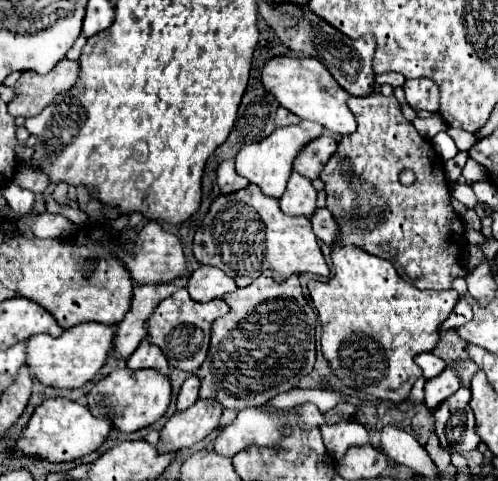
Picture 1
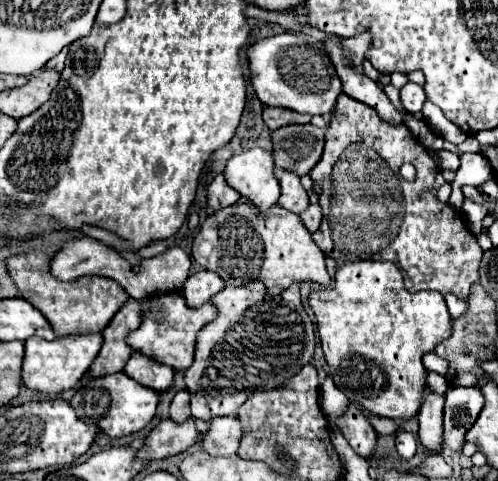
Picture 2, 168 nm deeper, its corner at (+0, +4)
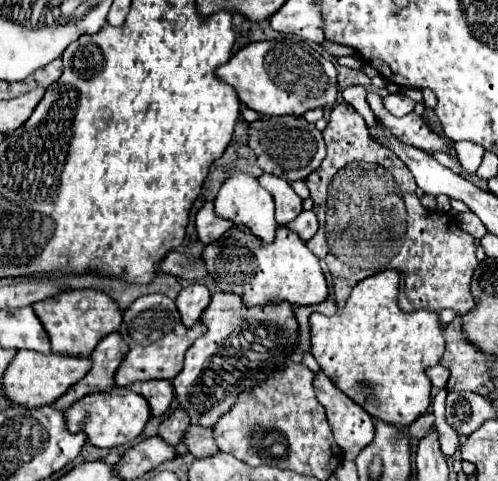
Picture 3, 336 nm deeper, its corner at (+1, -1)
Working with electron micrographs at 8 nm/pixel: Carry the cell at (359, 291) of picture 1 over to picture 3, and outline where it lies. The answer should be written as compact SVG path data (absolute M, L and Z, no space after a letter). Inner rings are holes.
M387 269L355 285L347 305L333 317L313 313L309 319L311 355L321 365L321 371L373 419L381 419L397 427L407 427L429 409L431 381L425 371L427 367L433 367L441 361L441 355L445 351L445 337L439 327L439 315L435 311L419 309L413 313L403 313L397 305L397 293L399 273L395 269Z

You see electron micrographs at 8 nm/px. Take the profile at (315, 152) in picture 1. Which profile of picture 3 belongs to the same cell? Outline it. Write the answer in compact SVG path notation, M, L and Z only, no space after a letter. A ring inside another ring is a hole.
M261 115L257 121L249 123L249 147L257 155L257 165L263 173L283 177L285 181L307 179L325 159L325 141L313 123L307 123L303 117L293 115Z

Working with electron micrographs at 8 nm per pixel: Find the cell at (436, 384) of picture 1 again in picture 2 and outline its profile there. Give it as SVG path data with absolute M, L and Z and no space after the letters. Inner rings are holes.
M430 390L418 412L420 420L418 438L432 452L440 450L442 446L442 410L444 410L444 394L436 394Z

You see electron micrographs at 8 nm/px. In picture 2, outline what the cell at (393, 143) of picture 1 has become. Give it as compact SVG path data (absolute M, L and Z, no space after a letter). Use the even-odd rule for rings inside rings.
M340 94L336 110L332 114L332 122L326 130L324 154L310 172L310 178L314 180L314 192L320 194L318 202L324 214L320 228L312 234L314 242L338 264L358 258L392 260L414 282L412 292L436 290L442 294L452 292L460 298L468 298L470 286L480 278L478 266L482 260L482 248L478 246L474 234L470 234L464 216L450 204L438 200L434 188L438 172L440 168L436 160L426 152L426 148L412 136L412 132L404 124L392 126L390 122L384 122L376 114L376 110L368 108L364 102ZM404 162L412 162L416 166L416 182L404 182L400 178L398 168Z

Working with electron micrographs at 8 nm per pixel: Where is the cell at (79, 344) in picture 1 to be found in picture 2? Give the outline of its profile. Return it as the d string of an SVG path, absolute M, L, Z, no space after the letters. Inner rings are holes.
M86 332L80 336L60 336L50 342L34 336L34 338L28 338L24 346L26 346L26 354L24 354L24 364L22 364L22 382L30 390L36 390L36 392L58 394L58 392L74 388L80 382L80 378L88 372L96 354L100 352L102 334Z

